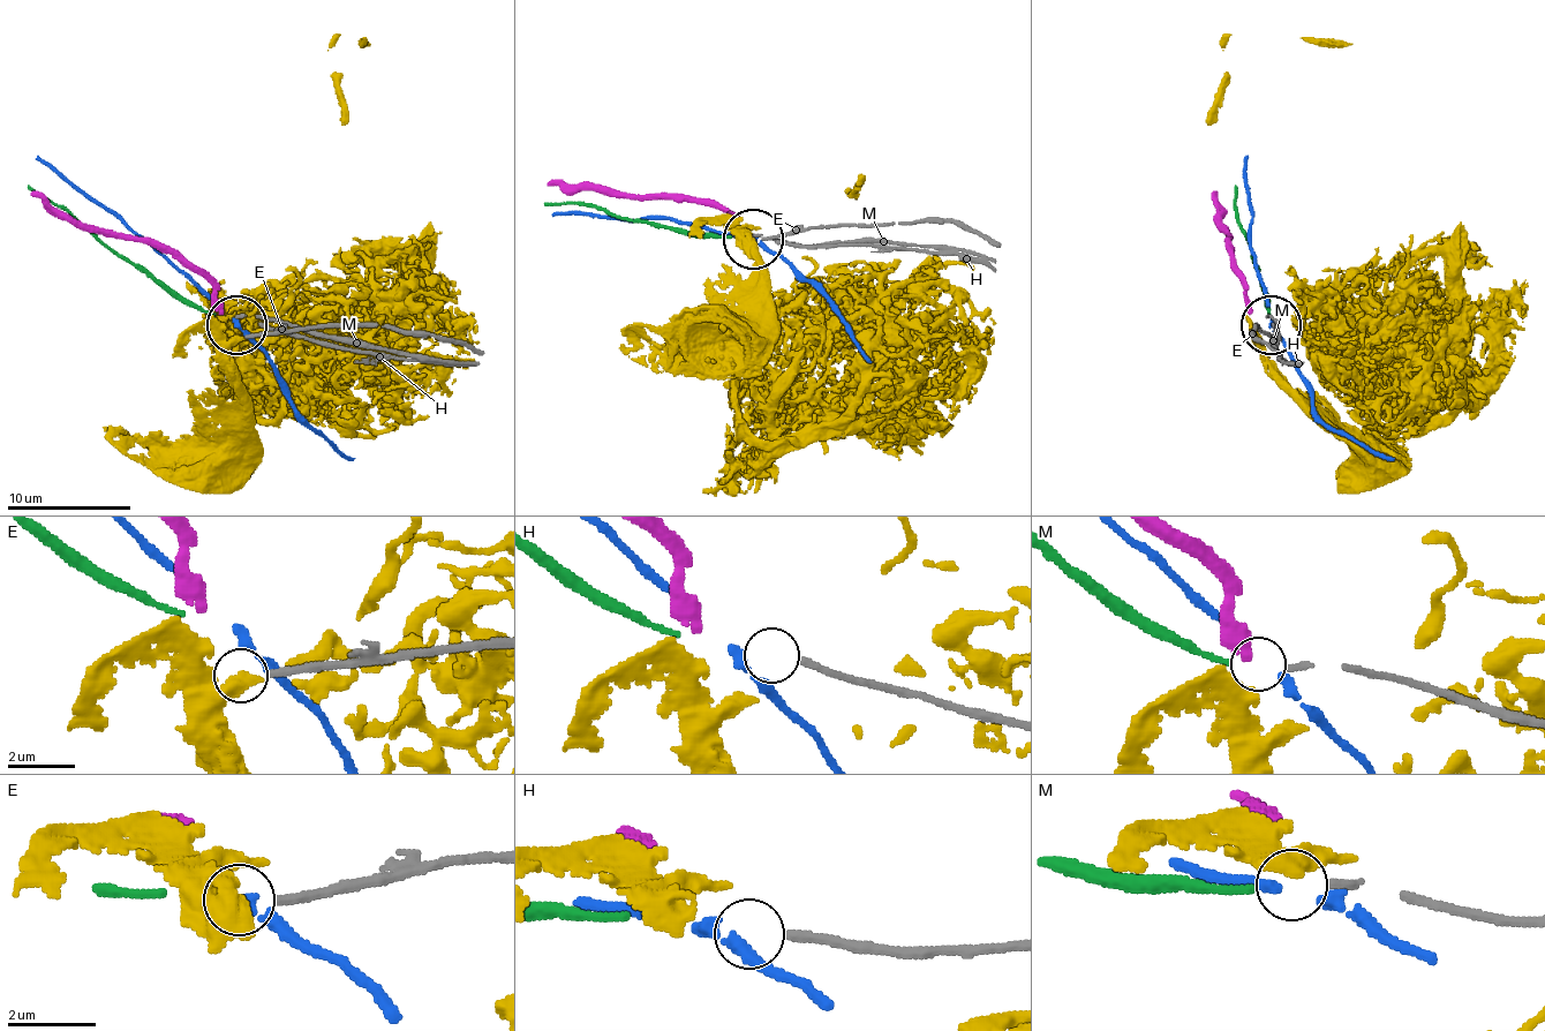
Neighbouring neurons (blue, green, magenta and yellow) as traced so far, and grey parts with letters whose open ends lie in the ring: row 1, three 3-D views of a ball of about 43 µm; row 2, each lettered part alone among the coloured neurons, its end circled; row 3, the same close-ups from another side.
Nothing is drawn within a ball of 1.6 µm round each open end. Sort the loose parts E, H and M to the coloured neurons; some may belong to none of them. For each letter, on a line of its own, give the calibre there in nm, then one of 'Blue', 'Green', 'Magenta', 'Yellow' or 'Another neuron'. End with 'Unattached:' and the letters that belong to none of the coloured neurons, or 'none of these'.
E: Thickness 220 nm. Another neuron
H: Thickness 200 nm. Another neuron
M: Thickness 180 nm. Green
Unattached: E, H

